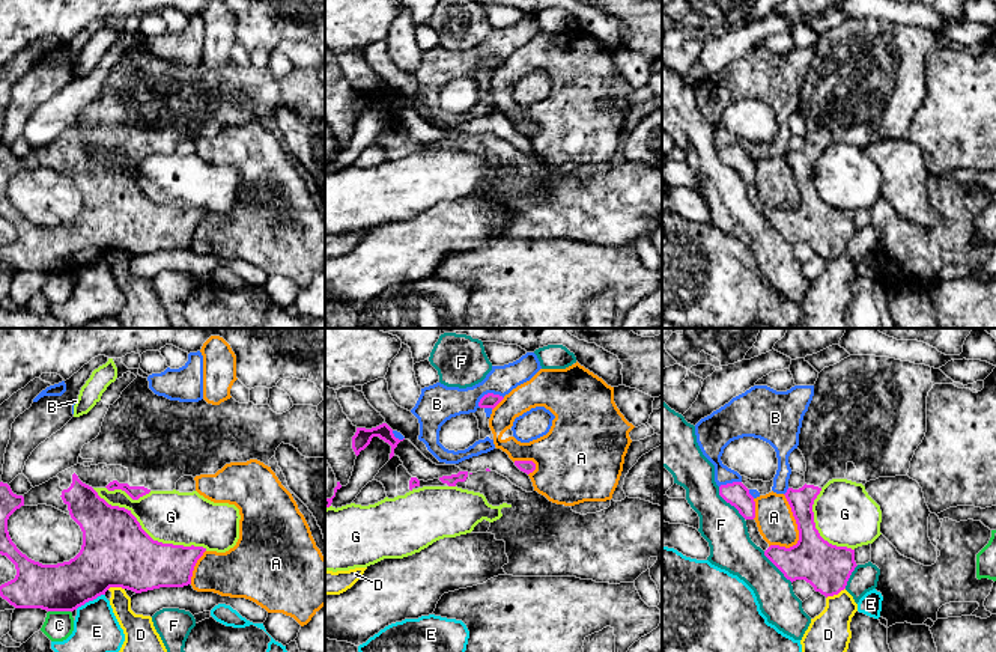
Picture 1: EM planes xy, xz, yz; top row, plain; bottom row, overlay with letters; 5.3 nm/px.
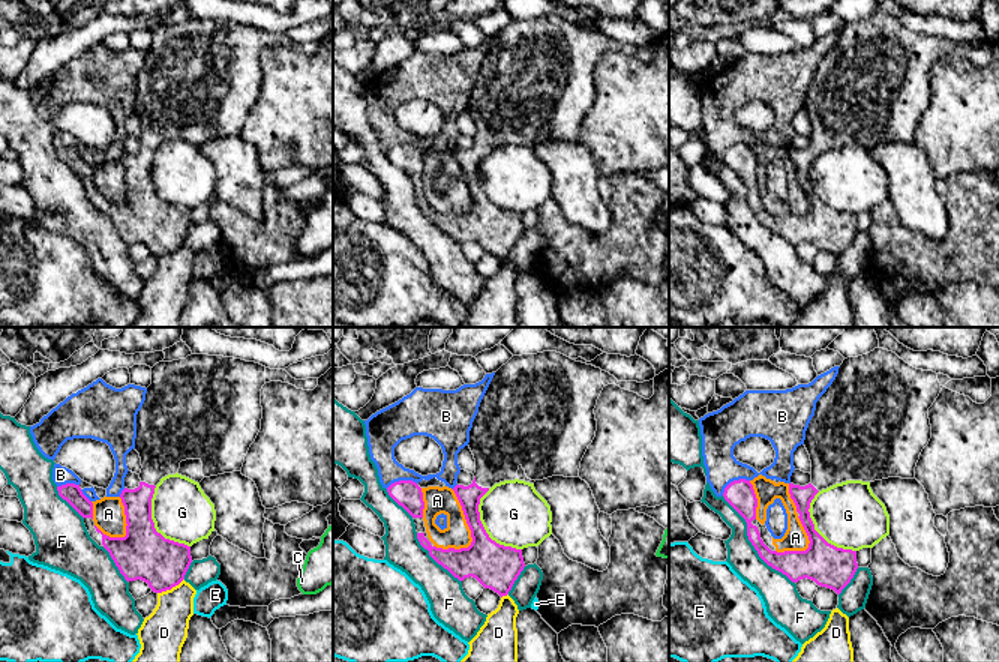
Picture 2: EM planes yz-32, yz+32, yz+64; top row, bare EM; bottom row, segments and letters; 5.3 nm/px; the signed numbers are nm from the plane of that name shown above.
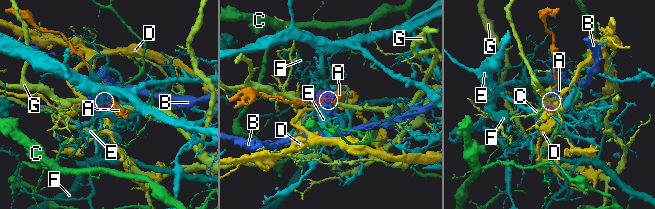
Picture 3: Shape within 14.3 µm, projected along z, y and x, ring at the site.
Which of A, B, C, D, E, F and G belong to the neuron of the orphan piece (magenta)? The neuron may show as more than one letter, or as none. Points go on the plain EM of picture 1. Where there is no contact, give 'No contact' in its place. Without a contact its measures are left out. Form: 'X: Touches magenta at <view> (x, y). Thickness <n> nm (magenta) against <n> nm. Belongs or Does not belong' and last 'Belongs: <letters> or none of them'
A: Touches magenta at yz (796, 185). Thickness 240 nm (magenta) against 200 nm. Does not belong
B: Touches magenta at xz (488, 56). Thickness 80 nm (magenta) against 180 nm. Does not belong
C: Touches magenta at xy (59, 273). Thickness 260 nm (magenta) against 160 nm. Does not belong
D: Touches magenta at yz (835, 256). Thickness 260 nm (magenta) against 240 nm. Does not belong
E: Touches magenta at xy (89, 262). Thickness 320 nm (magenta) against 260 nm. Does not belong
F: Touches magenta at yz (728, 164). Thickness 120 nm (magenta) against 240 nm. Does not belong
G: Touches magenta at xy (146, 196). Thickness 380 nm (magenta) against 280 nm. Does not belong
Belongs: none of them

